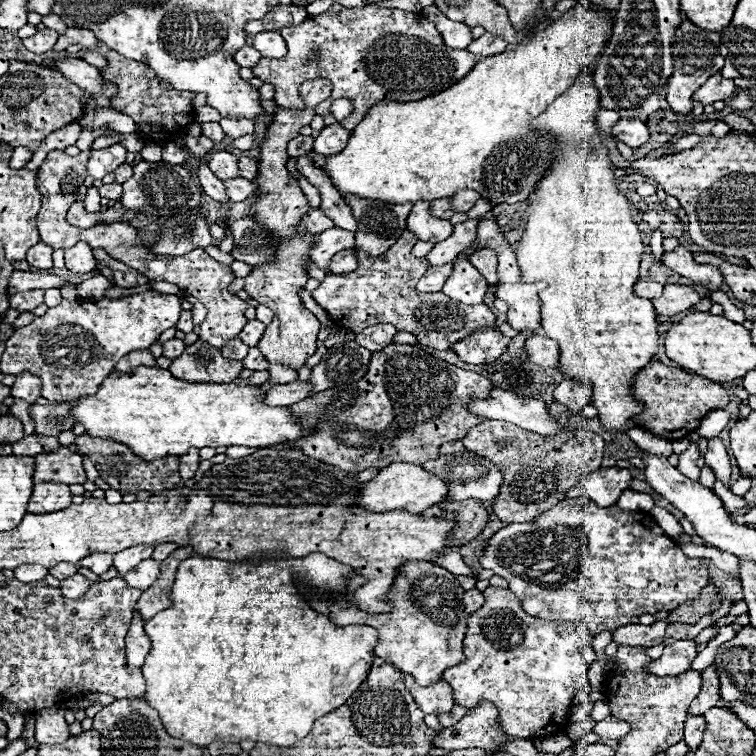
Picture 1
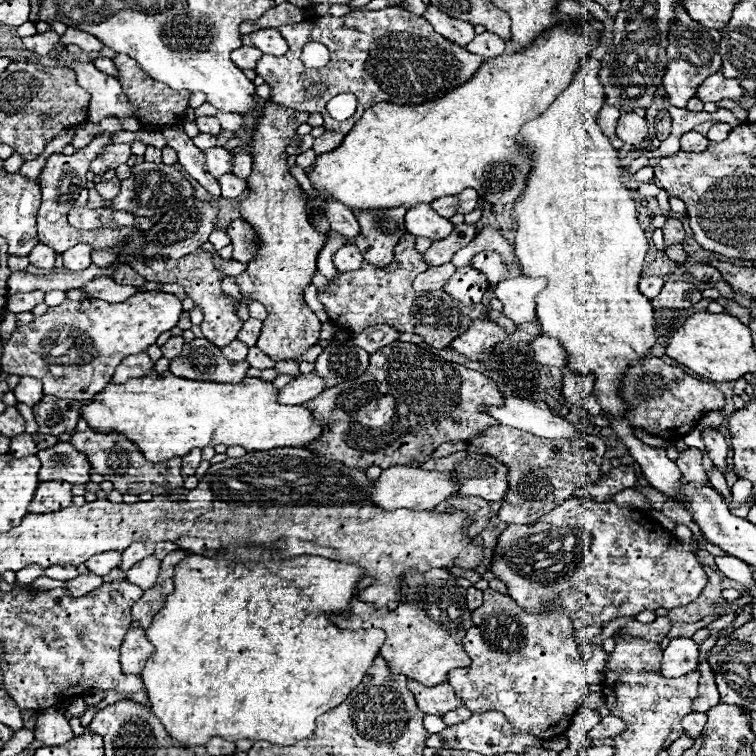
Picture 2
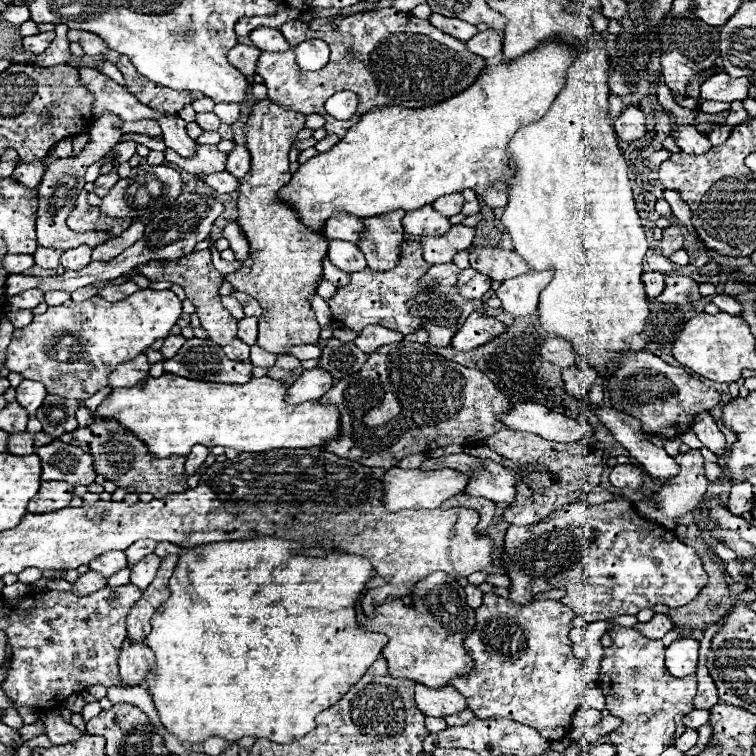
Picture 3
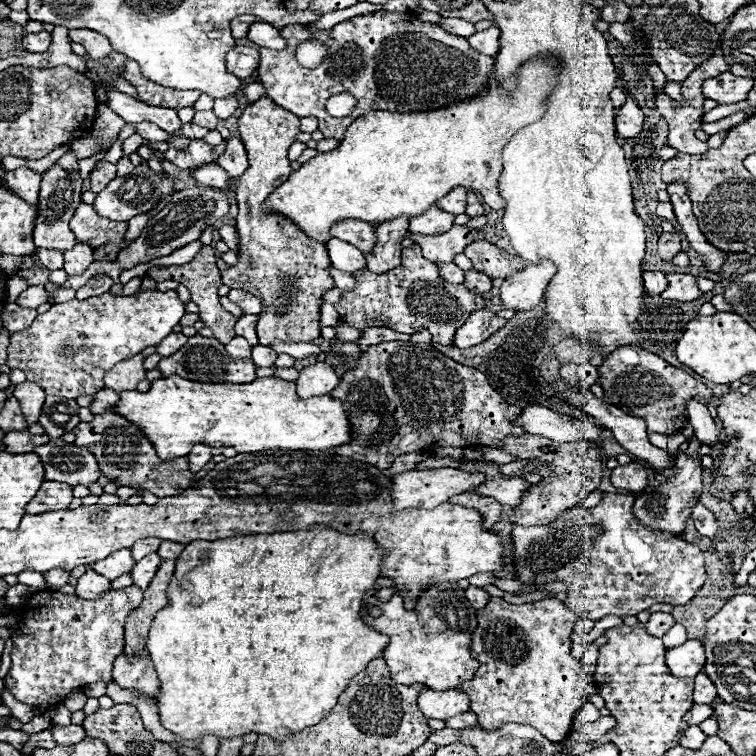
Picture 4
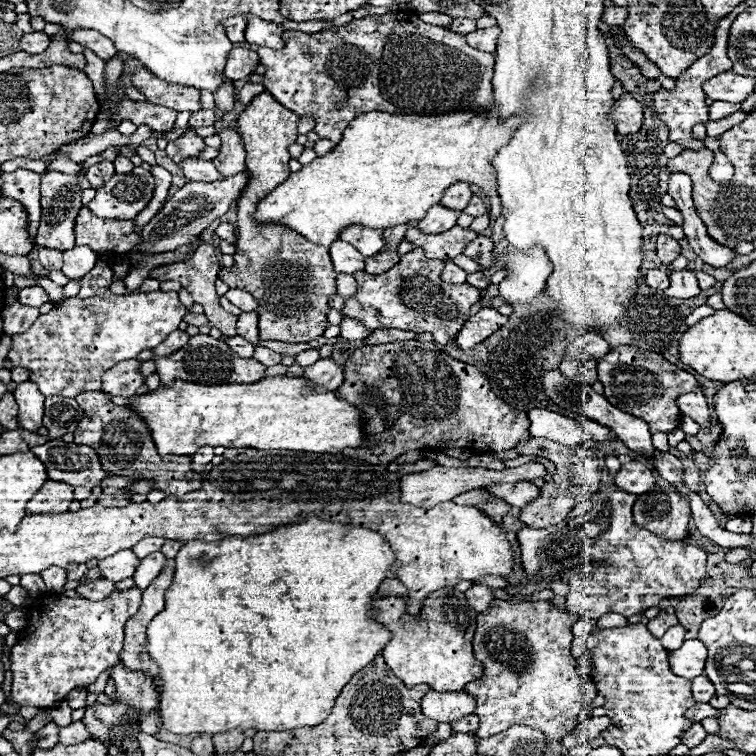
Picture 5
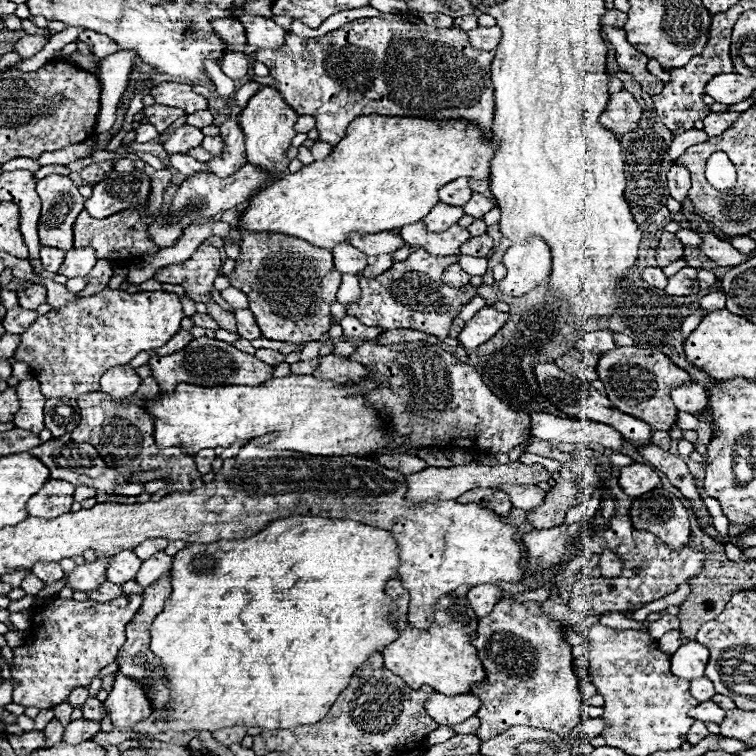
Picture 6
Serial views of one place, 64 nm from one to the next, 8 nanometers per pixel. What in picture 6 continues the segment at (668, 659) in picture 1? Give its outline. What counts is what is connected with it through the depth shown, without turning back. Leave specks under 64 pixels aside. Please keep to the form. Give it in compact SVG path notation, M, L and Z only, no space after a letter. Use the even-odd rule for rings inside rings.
M690 640L682 644L672 656L672 672L678 678L684 680L694 680L704 676L704 668L708 662L708 648L698 644L696 640Z

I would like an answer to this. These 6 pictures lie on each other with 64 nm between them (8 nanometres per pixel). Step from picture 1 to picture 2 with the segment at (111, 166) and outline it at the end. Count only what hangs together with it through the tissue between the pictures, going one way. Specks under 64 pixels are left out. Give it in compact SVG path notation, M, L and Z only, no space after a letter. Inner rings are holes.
M110 144L110 146L106 146L106 148L98 154L96 160L90 162L90 170L92 170L96 176L100 176L100 174L104 174L106 170L114 170L114 168L118 168L120 164L124 164L130 154L132 154L132 152L130 152L130 146L128 146L128 144Z

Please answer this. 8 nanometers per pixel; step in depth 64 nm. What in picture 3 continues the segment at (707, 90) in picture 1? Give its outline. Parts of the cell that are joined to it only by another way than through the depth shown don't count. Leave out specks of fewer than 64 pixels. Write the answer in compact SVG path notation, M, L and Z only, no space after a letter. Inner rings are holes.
M718 72L702 82L700 100L716 102L734 102L748 98L748 78L730 78L726 72Z

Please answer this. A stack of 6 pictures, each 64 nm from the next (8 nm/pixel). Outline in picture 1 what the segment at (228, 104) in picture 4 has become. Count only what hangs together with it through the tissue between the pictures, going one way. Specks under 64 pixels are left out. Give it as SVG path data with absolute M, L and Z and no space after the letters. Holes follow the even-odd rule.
M222 118L220 126L226 130L226 134L232 140L240 138L240 136L244 136L248 132L254 132L254 124L250 120L228 120L228 118Z

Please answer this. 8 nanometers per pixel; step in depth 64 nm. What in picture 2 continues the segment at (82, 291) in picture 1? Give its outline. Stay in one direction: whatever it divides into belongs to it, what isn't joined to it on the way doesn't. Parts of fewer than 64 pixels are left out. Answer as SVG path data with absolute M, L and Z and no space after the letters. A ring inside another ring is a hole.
M98 276L92 282L86 282L82 286L84 294L88 298L100 298L100 300L110 300L110 302L122 302L134 294L136 288L132 286L120 286L108 276Z

